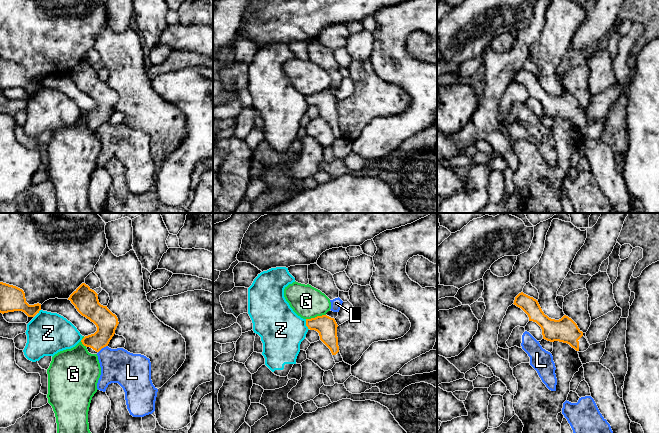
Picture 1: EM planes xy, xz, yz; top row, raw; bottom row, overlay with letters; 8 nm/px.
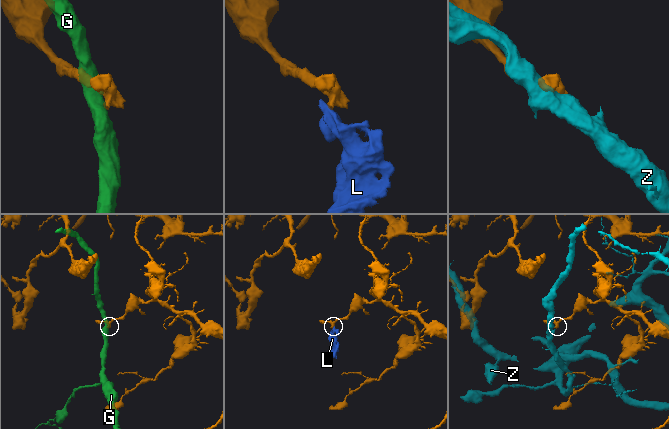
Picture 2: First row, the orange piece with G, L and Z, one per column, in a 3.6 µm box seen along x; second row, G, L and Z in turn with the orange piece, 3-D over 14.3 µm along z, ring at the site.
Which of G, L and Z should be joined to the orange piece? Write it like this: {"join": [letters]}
{"join": []}

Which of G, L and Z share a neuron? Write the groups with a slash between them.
G / L / Z

